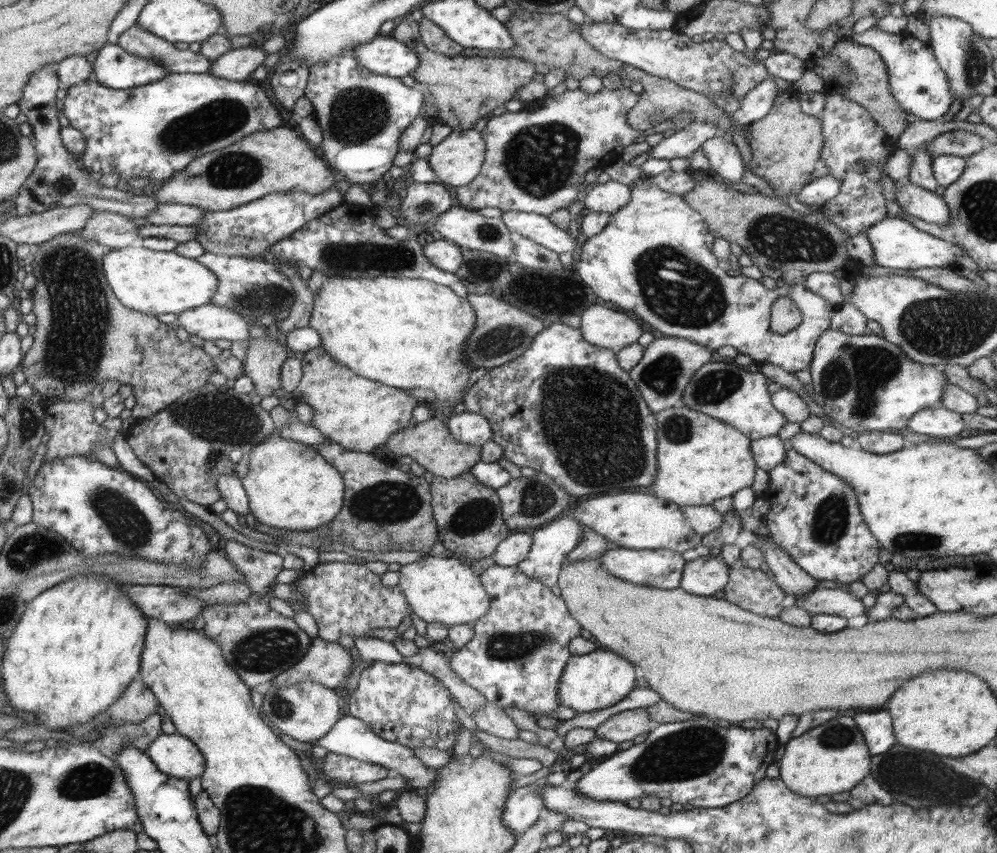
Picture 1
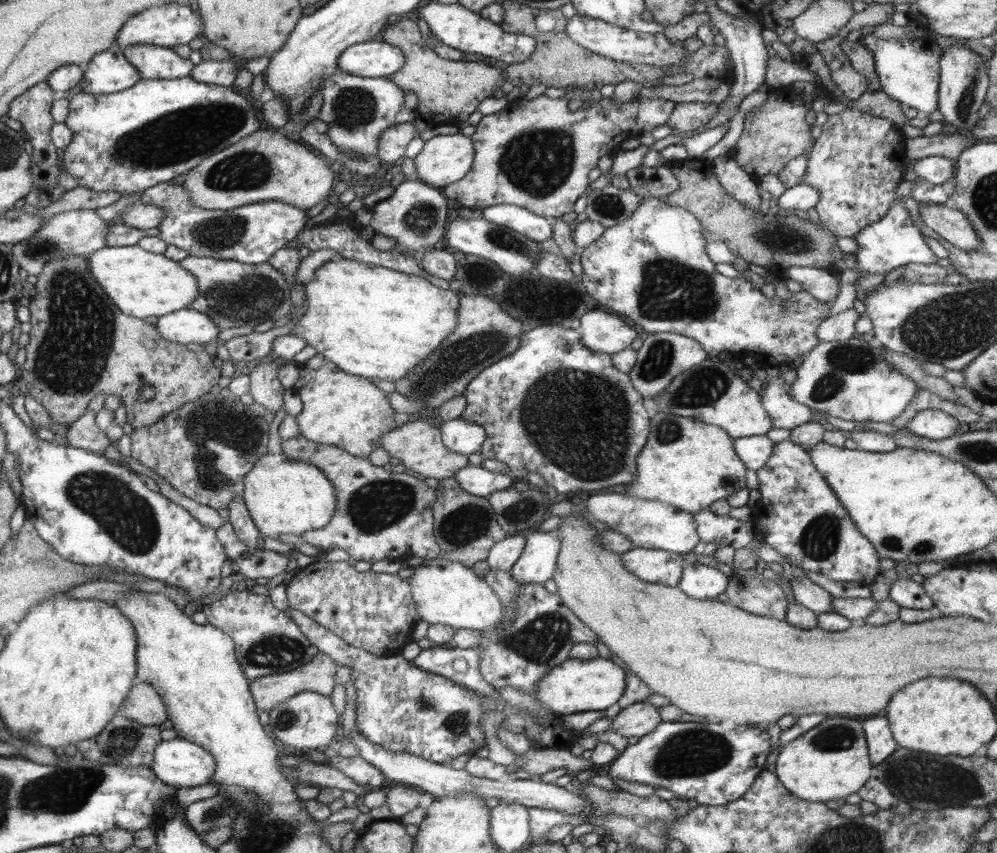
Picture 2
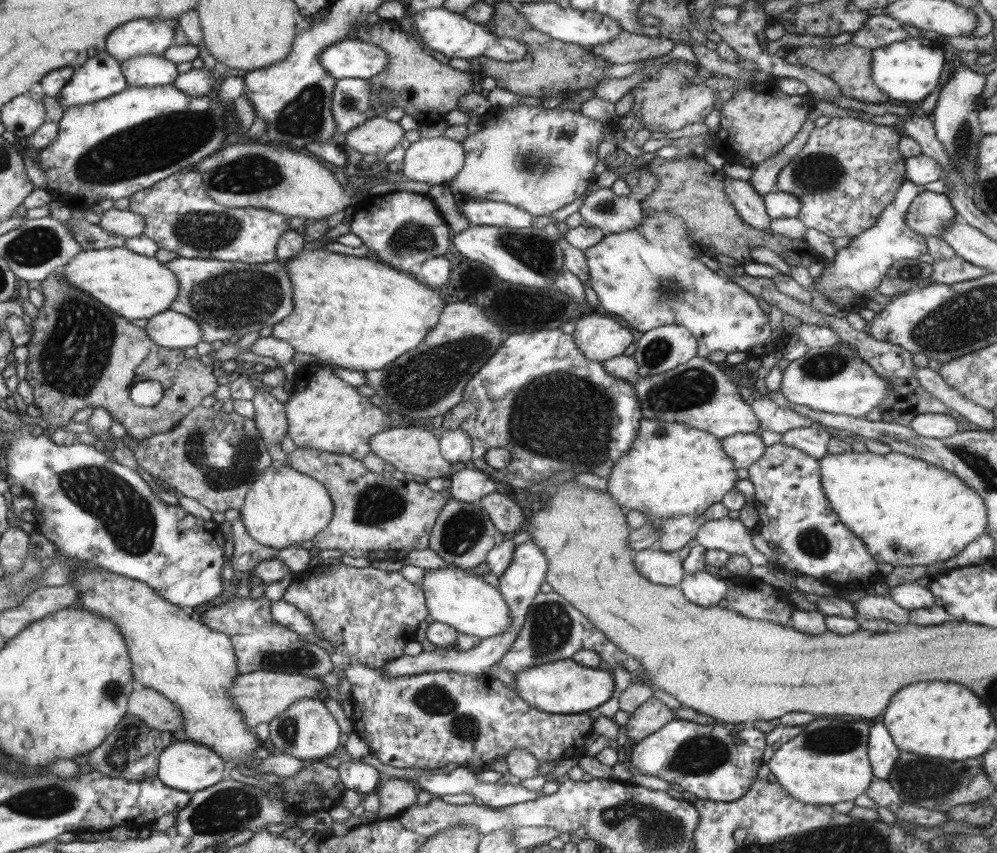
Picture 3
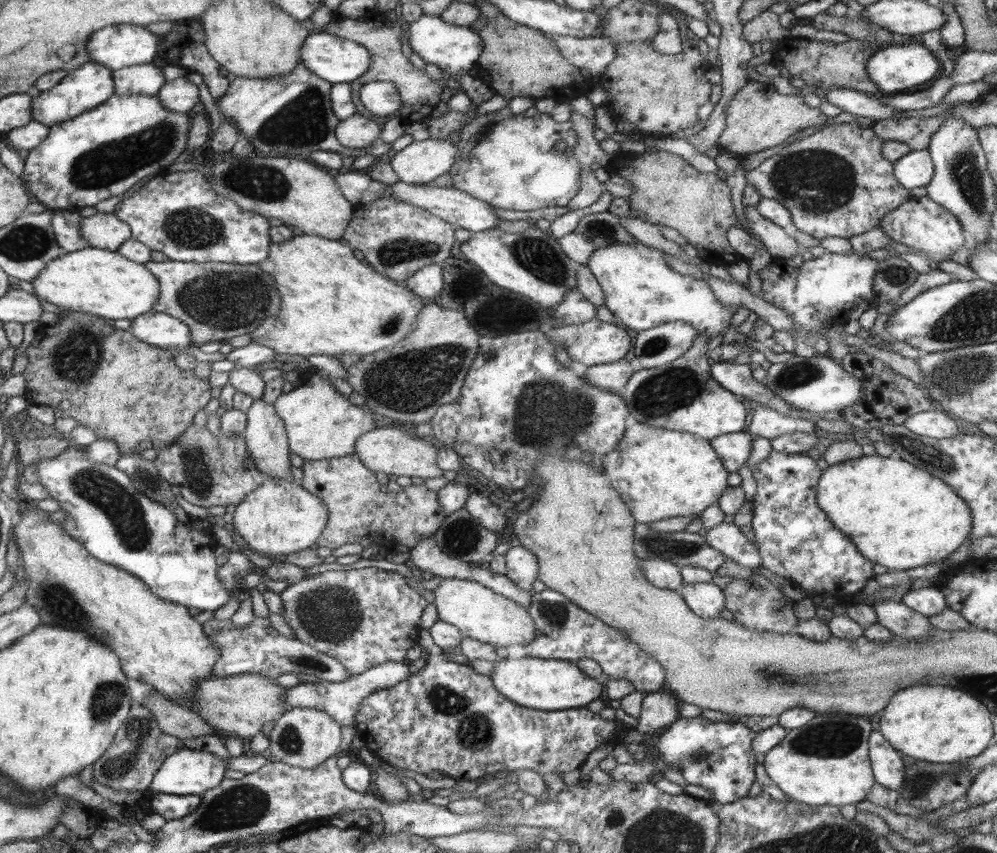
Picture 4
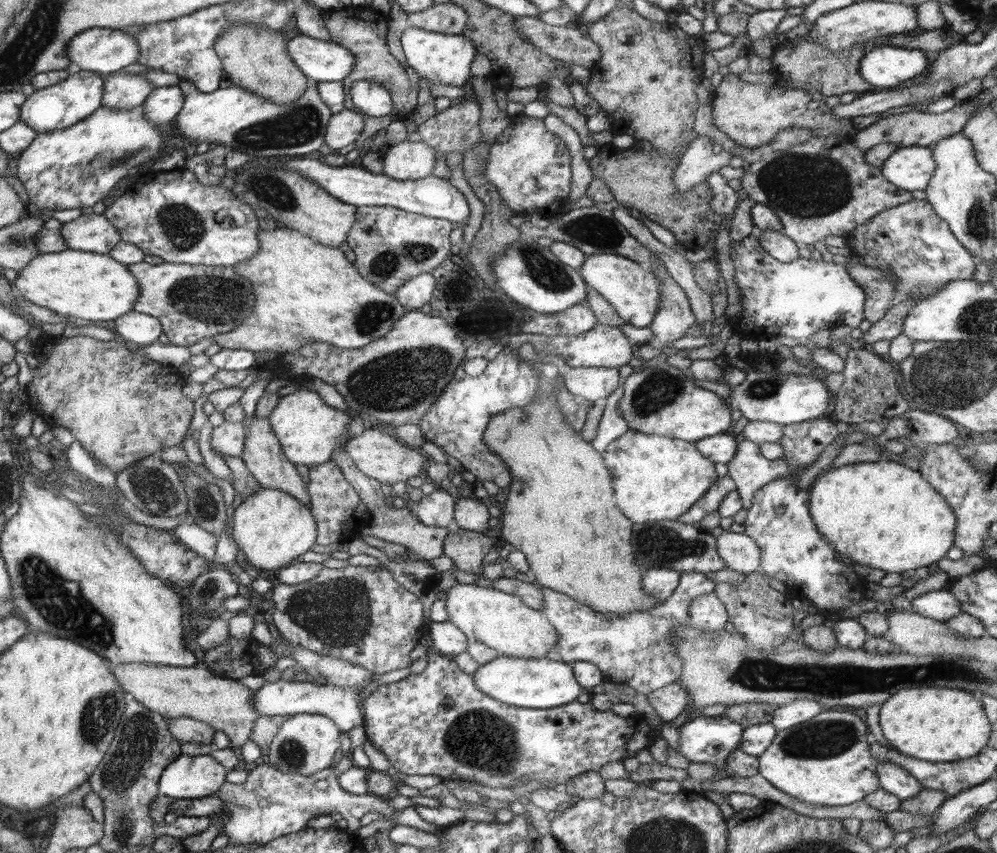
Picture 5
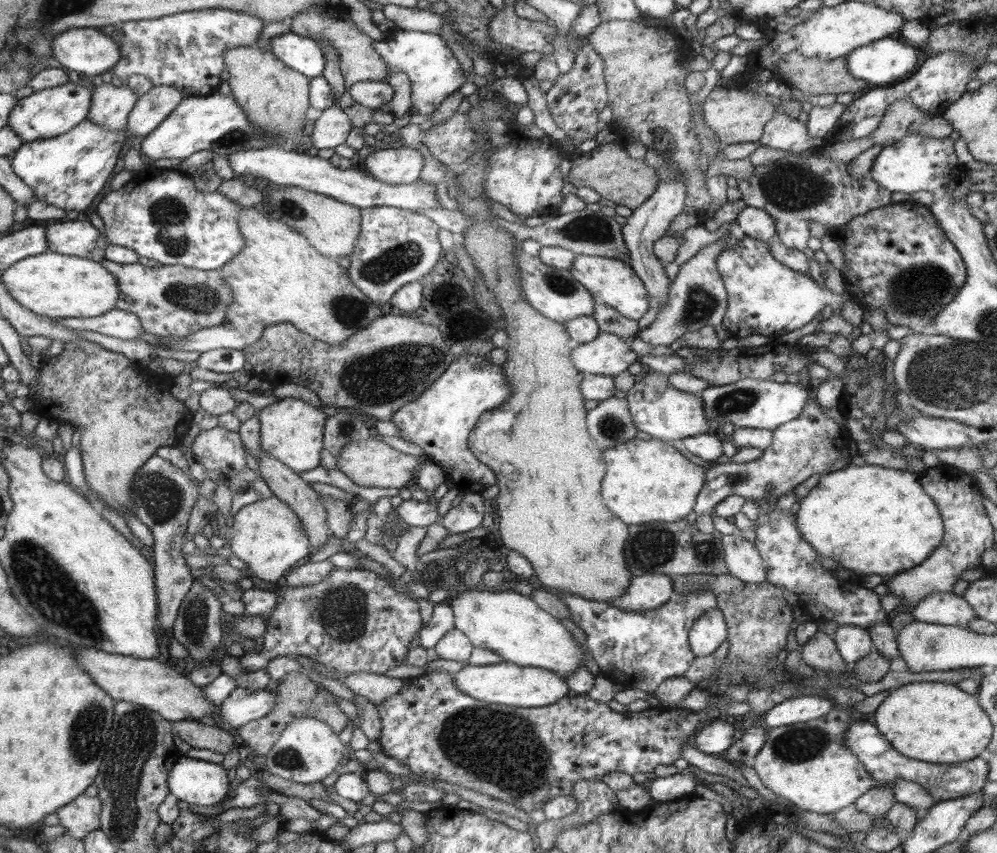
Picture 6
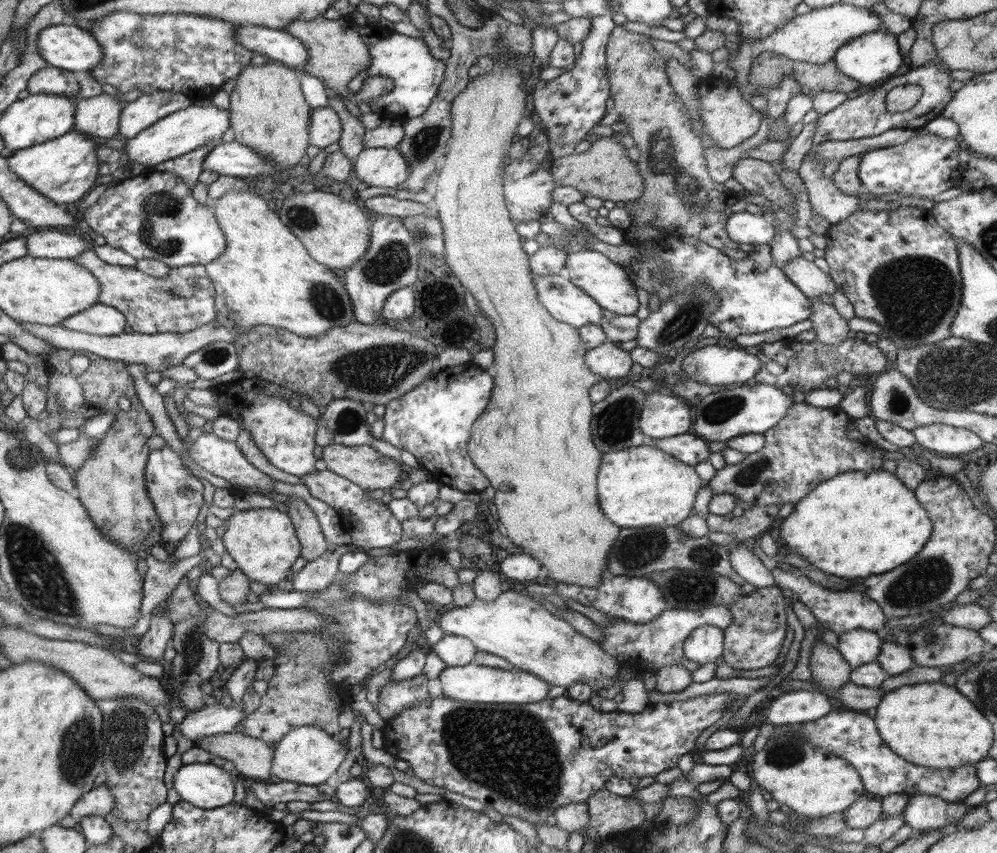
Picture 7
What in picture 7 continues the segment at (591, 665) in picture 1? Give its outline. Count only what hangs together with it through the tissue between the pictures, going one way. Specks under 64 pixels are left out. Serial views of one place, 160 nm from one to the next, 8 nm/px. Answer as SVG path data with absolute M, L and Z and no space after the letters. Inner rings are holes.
M475 662L466 666L445 667L439 674L444 697L459 702L492 703L512 702L512 704L534 704L548 698L551 685L534 674L520 669L500 670L480 666Z

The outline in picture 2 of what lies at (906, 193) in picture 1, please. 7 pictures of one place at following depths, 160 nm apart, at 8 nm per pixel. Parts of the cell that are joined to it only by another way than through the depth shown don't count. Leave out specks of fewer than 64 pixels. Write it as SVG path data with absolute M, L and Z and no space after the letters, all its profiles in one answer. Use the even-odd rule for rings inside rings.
M945 203L919 204L919 211L922 222L938 233L943 241L964 252L980 251L980 238L961 210Z

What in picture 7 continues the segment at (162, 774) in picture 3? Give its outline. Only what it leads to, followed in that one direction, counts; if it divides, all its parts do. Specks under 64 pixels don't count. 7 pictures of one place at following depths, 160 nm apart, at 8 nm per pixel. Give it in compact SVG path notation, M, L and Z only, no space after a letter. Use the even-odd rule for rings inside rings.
M213 763L182 765L174 775L173 787L182 800L206 809L220 808L234 798L232 774Z

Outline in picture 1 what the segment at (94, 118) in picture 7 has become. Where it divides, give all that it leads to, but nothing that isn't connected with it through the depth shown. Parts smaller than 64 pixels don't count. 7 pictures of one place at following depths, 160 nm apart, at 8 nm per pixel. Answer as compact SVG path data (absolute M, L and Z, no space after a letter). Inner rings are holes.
M138 22L119 36L118 44L130 54L153 60L174 74L204 74L209 72L210 65L213 64L203 54L192 50L182 52L171 42L166 42L138 26Z

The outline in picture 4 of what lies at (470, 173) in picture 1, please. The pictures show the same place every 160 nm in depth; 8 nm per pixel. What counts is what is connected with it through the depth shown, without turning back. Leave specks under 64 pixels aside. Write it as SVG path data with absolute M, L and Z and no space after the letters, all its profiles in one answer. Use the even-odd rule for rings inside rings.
M409 139L396 147L396 154L389 162L400 181L428 185L444 172L449 172L460 158L460 152L460 147L450 140Z

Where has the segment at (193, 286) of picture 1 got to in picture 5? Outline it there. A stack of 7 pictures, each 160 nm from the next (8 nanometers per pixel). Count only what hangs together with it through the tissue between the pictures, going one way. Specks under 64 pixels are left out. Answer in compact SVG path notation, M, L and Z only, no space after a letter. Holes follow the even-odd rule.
M68 249L64 252L40 254L17 272L14 282L17 293L42 308L60 316L84 320L114 320L133 310L141 288L129 266L109 255Z

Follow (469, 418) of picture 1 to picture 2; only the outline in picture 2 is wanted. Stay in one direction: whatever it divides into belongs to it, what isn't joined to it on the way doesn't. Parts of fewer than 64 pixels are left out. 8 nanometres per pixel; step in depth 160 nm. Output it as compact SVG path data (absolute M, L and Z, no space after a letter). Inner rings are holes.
M462 418L444 421L441 429L445 446L464 456L478 452L486 438L485 430L479 424Z

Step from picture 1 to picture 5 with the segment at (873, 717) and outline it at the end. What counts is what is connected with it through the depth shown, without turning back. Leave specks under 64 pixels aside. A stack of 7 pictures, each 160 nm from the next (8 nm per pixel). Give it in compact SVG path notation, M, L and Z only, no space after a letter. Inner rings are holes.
M890 761L876 762L876 774L880 786L901 801L914 798L923 789L920 782L914 779L904 768L898 767Z

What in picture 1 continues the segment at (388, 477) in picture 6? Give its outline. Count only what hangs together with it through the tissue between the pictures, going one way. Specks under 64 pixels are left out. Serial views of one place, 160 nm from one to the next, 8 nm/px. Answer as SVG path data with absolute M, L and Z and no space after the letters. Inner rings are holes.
M438 415L416 423L414 426L398 430L385 442L385 445L390 452L395 454L396 459L401 456L410 456L420 466L424 466L426 471L431 472L434 477L454 478L460 476L462 473L468 473L477 462L481 461L481 446L458 442L449 431L447 423L440 420Z

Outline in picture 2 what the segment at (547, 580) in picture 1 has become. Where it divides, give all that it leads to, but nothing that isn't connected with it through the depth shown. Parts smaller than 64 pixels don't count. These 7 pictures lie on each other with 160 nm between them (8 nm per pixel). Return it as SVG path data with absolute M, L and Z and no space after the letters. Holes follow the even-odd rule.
M557 529L545 533L538 530L528 533L525 537L520 558L513 564L509 573L513 575L516 583L542 584L551 578L556 570L559 553L559 532Z

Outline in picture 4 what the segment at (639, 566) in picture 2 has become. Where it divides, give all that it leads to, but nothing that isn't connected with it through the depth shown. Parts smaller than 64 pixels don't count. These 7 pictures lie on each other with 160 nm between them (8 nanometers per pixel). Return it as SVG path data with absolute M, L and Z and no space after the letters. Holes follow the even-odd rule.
M644 558L640 560L640 566L652 586L677 591L684 585L679 566L669 560Z

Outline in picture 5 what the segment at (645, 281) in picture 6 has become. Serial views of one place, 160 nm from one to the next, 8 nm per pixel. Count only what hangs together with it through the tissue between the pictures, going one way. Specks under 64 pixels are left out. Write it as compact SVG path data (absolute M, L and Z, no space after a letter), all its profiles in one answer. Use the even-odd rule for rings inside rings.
M700 135L690 141L689 147L680 156L678 166L674 169L673 181L677 192L686 192L695 184L707 180L713 172L728 164L730 154L712 154L710 136ZM662 264L648 267L662 281L662 302L649 324L654 337L644 343L654 349L665 349L666 344L685 336L685 332L698 322L684 290L671 278Z

